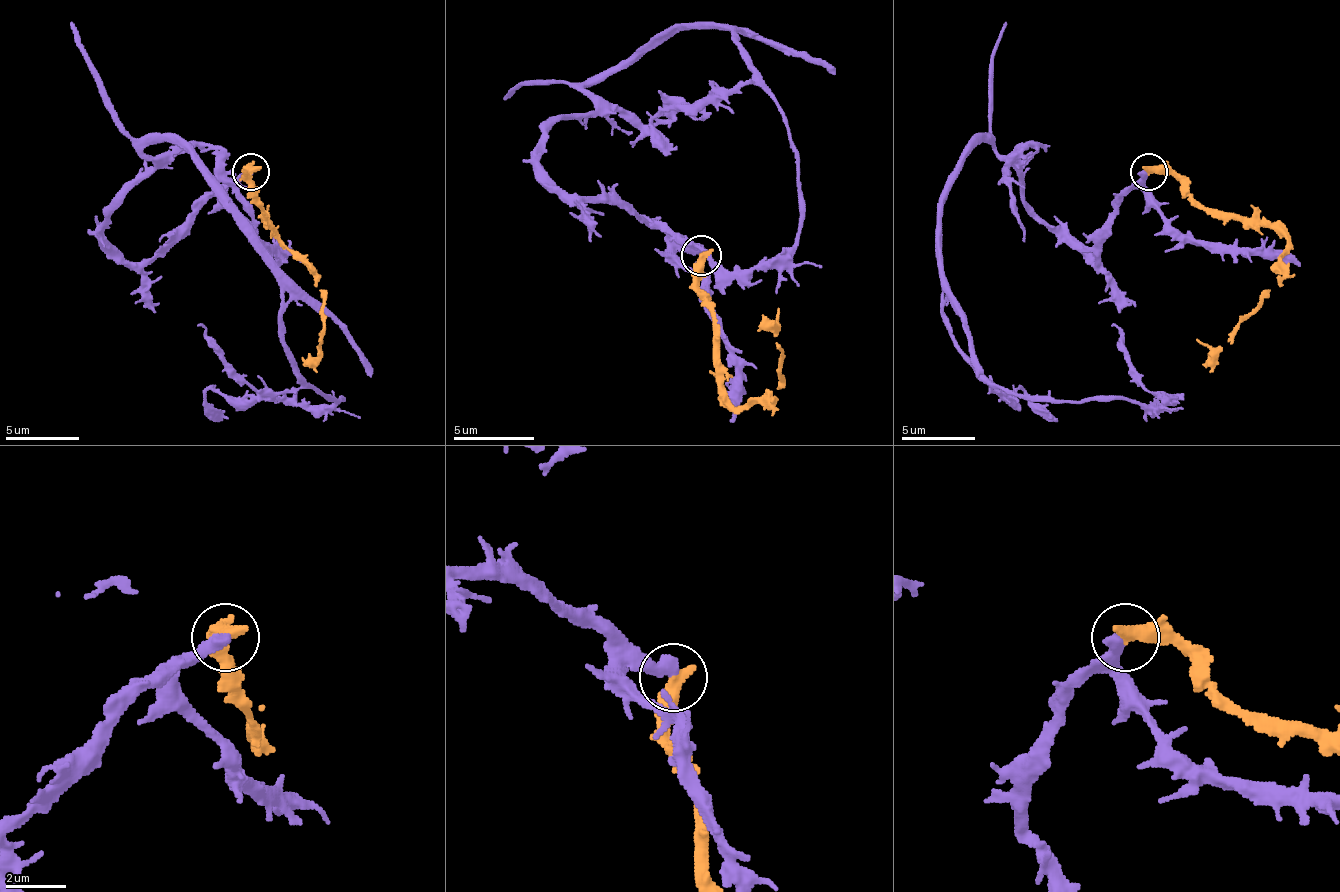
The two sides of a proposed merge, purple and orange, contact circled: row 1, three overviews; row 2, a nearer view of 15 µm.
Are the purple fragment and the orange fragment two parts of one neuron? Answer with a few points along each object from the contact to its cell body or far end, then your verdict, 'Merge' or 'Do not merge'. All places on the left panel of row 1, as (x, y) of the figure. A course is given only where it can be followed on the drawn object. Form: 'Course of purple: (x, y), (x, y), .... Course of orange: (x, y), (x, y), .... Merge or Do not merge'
Course of purple: (251, 171), (147, 259), (103, 237), (173, 141), (340, 400), (270, 400), (196, 326). Course of orange: (251, 171), (247, 174), (251, 197), (262, 208), (281, 241), (318, 285), (322, 337), (307, 363). Do not merge

